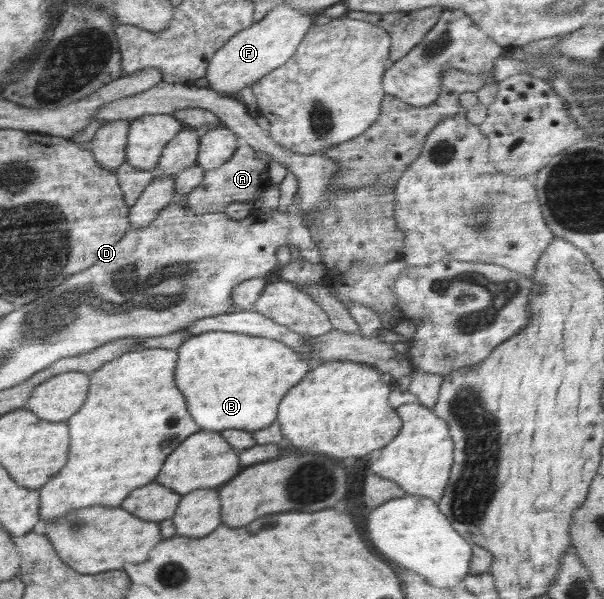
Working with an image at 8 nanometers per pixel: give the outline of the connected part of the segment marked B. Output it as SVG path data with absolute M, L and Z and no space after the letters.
M215 330L189 337L178 350L175 370L175 387L183 393L187 410L205 431L244 430L257 431L267 428L277 418L281 398L310 372L312 365L295 349L275 339L251 336L238 332Z

